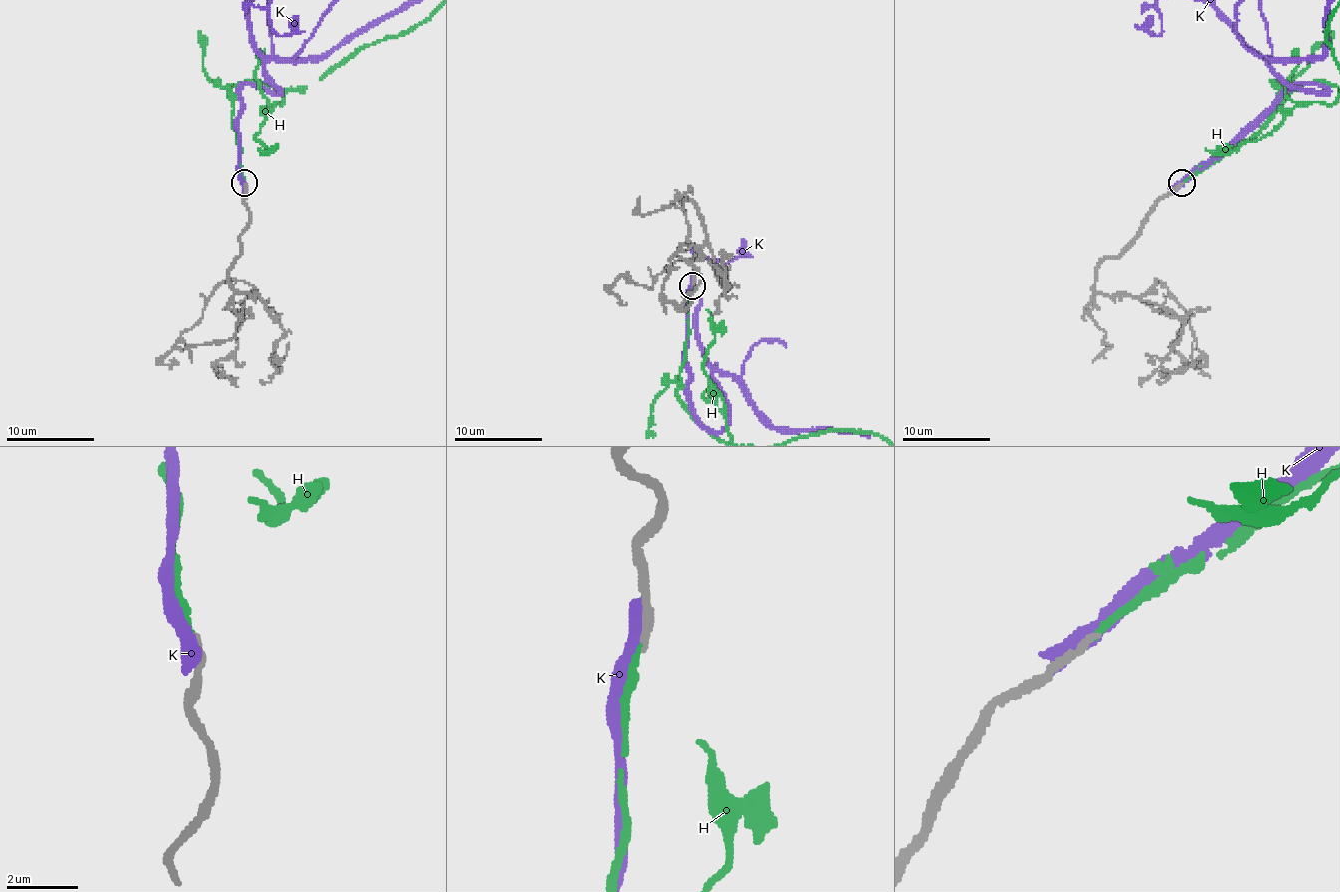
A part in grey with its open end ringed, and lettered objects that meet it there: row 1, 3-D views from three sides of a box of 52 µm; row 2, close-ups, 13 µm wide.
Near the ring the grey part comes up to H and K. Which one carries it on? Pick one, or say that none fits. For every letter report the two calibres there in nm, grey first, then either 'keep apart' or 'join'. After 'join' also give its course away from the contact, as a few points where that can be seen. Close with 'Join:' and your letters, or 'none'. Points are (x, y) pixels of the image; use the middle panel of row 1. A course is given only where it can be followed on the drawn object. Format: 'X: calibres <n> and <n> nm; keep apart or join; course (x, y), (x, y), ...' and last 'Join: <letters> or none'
H: calibres 240 and 180 nm; join
K: calibres 300 and 600 nm; keep apart
Join: H

